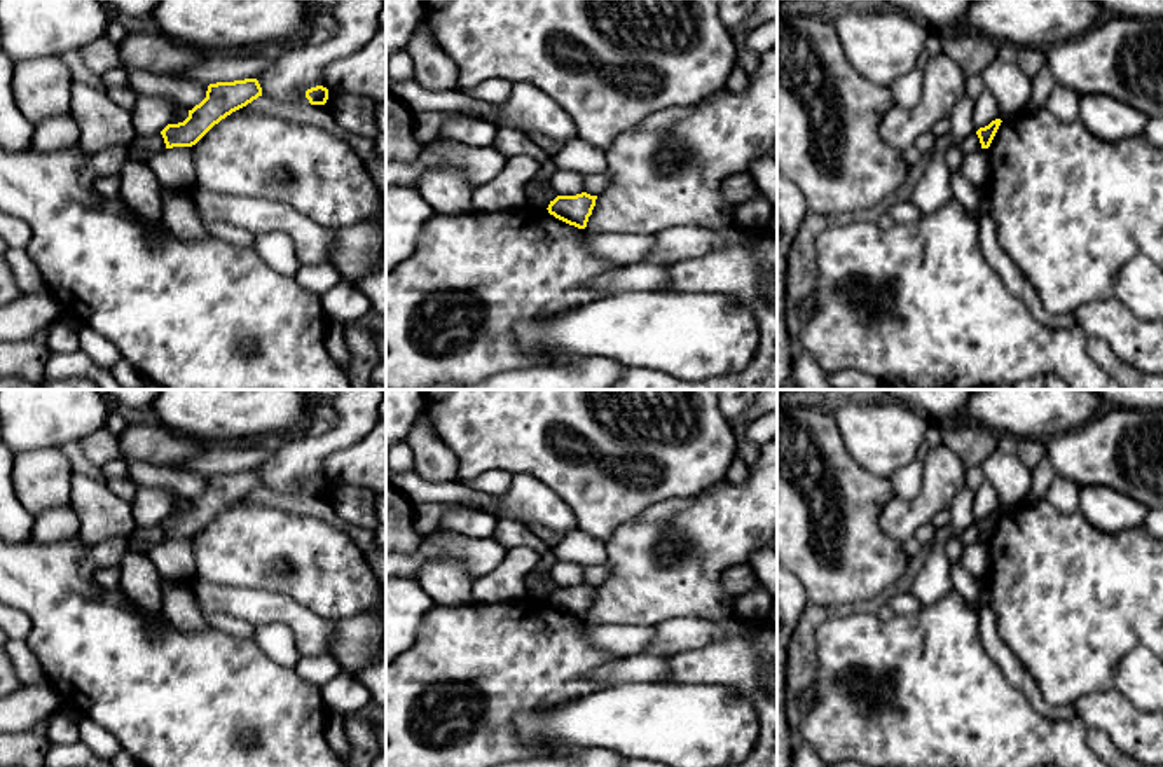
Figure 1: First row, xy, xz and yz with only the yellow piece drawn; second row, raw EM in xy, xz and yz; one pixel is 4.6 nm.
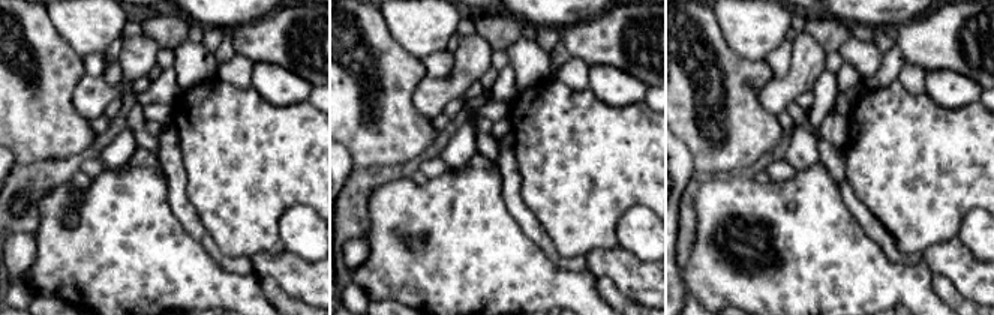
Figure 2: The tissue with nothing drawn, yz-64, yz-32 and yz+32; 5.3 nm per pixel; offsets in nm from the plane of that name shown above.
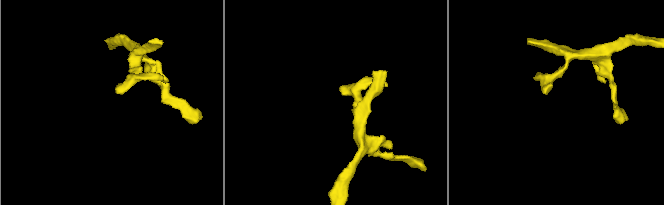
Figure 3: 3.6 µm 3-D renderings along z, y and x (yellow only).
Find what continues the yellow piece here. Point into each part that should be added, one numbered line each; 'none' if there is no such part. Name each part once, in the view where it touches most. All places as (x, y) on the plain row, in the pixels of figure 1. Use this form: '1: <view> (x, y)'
none

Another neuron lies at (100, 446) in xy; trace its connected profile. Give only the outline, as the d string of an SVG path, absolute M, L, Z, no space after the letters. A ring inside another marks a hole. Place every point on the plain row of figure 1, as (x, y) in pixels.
M107 426L86 435L77 442L82 446L89 461L98 468L108 461L124 460L119 440L107 430Z

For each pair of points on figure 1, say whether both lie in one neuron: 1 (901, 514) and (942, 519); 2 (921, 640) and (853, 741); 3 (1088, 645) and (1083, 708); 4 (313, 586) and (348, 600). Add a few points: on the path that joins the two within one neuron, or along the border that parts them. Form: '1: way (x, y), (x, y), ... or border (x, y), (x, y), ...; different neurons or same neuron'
1: border (947, 507), (929, 521); different neurons
2: way (921, 664), (921, 671), (875, 717); same neuron
3: border (1111, 685), (1101, 692), (1085, 694), (1074, 704); different neurons
4: way (322, 586), (334, 586), (339, 591); same neuron

